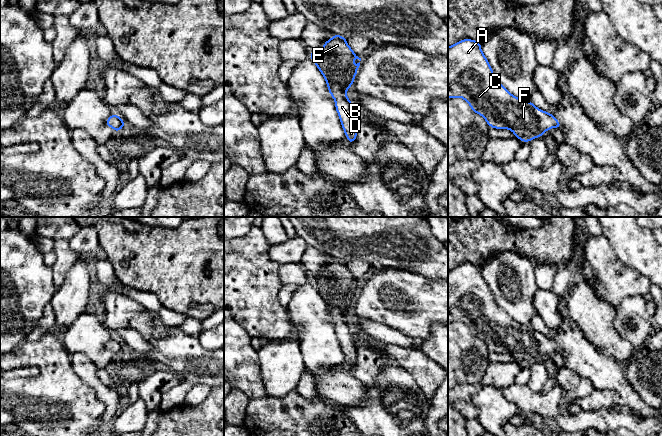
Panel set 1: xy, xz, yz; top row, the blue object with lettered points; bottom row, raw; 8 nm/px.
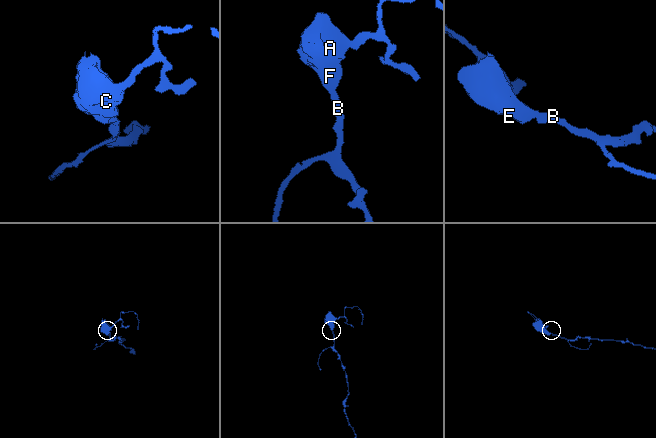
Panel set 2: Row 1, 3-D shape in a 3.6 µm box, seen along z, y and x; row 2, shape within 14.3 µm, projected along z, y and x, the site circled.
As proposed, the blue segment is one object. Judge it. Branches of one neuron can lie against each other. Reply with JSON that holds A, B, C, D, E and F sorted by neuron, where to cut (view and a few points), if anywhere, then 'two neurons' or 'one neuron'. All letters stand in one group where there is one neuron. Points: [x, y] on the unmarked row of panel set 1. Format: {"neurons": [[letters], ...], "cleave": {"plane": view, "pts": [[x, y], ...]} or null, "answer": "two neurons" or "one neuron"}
{"neurons": [["A", "B", "C", "D", "E", "F"]], "cleave": null, "answer": "one neuron"}

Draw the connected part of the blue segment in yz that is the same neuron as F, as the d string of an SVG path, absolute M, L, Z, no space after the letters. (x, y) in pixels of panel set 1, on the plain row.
M463 263L448 271L448 321L463 322L472 335L481 339L495 353L509 353L522 366L529 366L551 352L561 352L559 345L548 336L537 332L531 325L521 324L500 308L481 274L481 267Z

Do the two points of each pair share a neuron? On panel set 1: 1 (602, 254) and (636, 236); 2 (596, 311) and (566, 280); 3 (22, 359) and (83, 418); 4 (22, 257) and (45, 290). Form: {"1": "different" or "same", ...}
{"1": "different", "2": "different", "3": "same", "4": "same"}

